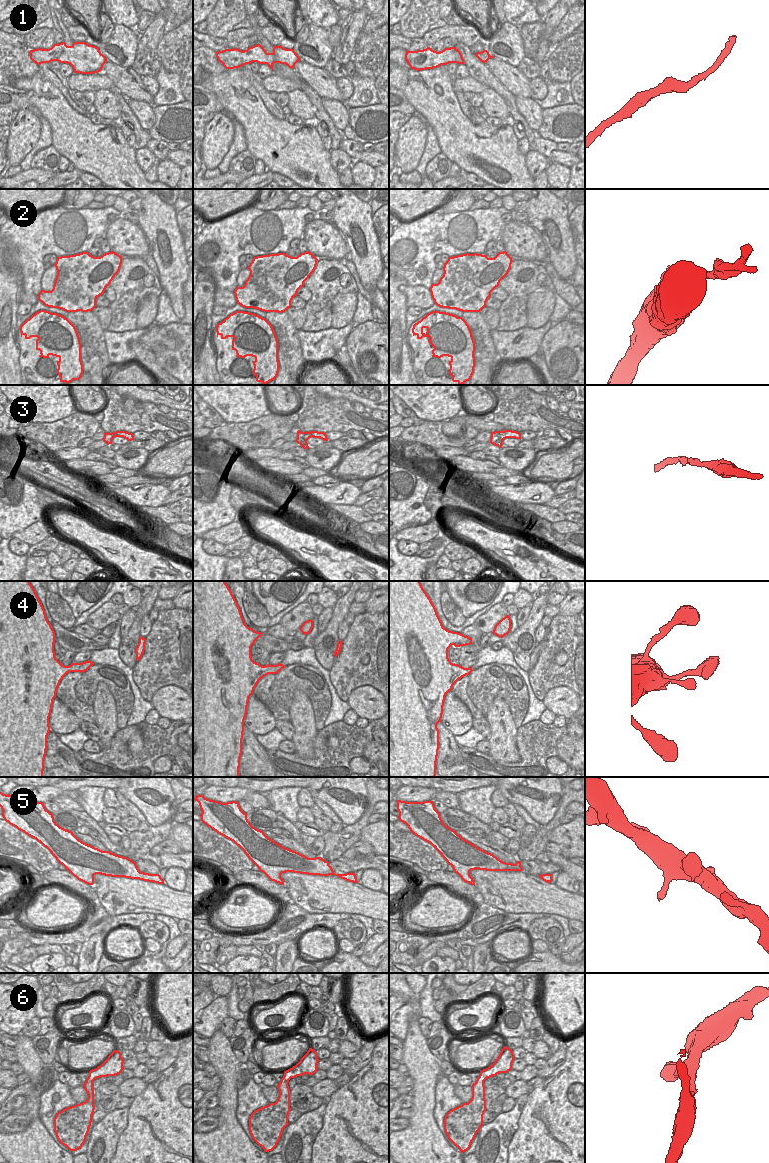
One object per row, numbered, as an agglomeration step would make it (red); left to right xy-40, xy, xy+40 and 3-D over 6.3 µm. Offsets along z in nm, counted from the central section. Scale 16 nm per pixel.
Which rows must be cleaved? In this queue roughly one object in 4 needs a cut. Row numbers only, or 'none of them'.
2, 3

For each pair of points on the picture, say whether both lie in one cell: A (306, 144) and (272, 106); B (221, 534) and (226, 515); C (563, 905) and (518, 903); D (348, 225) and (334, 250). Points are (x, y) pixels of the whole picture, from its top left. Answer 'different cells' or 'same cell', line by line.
A: different cells
B: different cells
C: same cell
D: different cells

